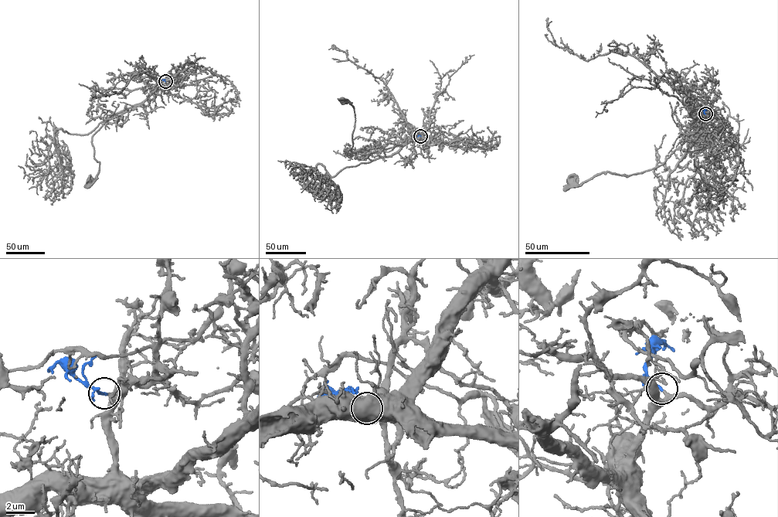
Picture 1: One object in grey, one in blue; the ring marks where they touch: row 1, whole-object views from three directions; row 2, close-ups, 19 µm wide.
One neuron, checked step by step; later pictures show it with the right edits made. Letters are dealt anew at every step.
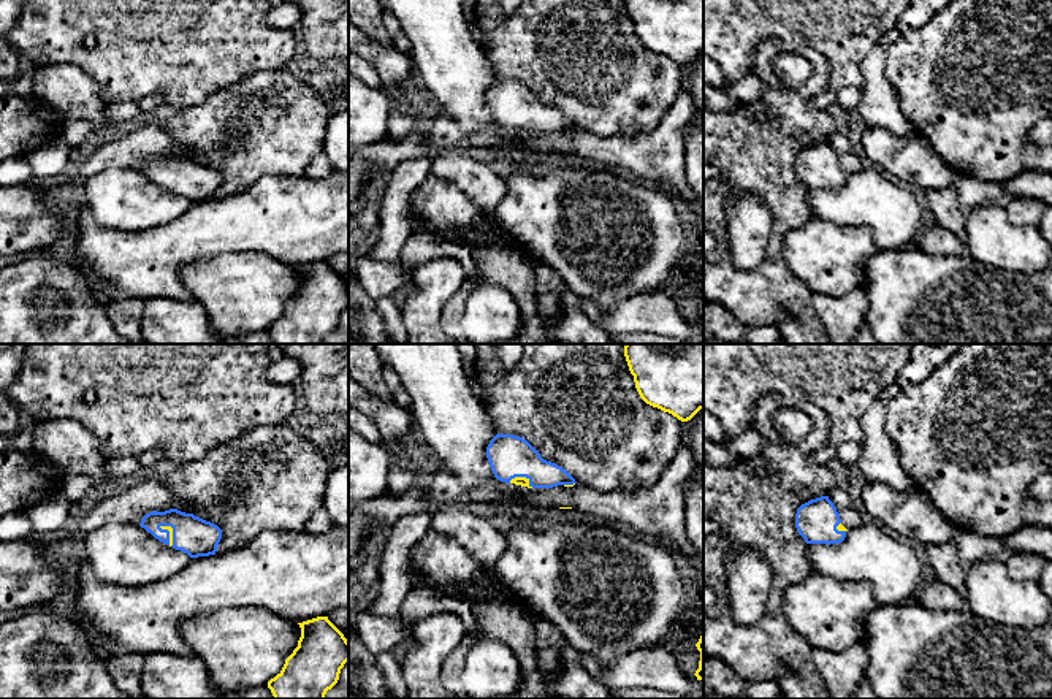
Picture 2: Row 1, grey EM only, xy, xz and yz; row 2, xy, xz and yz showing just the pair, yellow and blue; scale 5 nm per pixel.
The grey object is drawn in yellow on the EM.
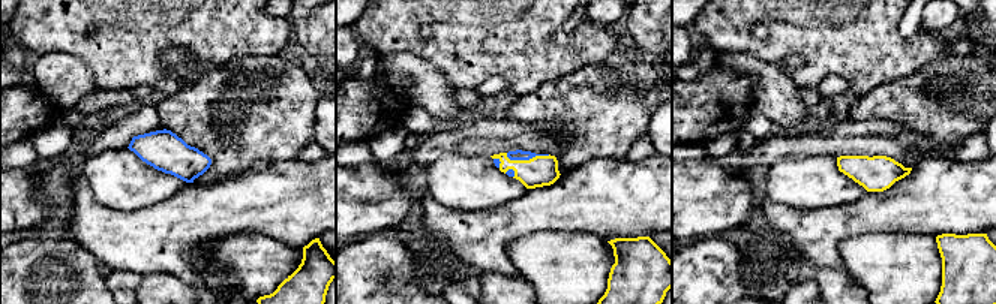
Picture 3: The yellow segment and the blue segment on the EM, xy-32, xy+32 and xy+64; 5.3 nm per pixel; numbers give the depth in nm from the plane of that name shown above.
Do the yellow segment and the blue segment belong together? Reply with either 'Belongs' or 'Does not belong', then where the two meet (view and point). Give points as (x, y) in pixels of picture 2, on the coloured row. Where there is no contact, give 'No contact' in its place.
Belongs. Touches yellow at xy (170, 534)

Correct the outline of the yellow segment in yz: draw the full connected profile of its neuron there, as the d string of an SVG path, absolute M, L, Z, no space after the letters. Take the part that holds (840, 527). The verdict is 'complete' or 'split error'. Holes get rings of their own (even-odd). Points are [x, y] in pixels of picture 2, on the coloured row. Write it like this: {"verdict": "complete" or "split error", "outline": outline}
{"verdict": "split error", "outline": "M829 496L802 504L795 514L795 528L806 544L840 544L846 537L837 507Z"}

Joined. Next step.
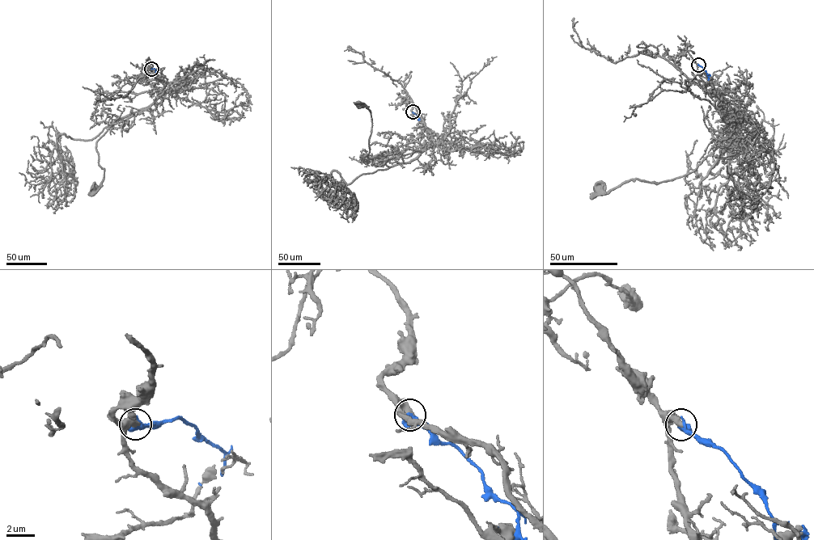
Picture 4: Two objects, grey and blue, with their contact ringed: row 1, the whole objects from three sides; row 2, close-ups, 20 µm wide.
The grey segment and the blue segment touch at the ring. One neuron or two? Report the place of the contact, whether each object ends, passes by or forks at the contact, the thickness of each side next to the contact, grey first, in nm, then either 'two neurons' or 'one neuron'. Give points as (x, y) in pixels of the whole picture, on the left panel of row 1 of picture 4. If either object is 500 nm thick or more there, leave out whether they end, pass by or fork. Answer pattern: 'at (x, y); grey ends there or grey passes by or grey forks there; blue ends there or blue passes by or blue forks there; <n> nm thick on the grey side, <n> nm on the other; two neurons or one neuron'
at (151, 69); 500 nm thick on the grey side, 550 nm on the other; two neurons

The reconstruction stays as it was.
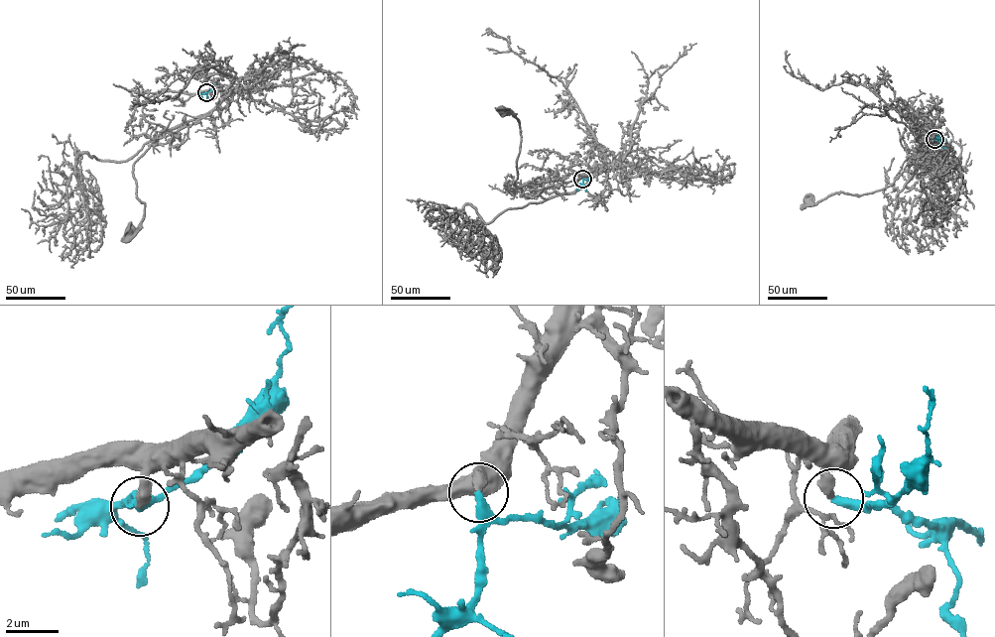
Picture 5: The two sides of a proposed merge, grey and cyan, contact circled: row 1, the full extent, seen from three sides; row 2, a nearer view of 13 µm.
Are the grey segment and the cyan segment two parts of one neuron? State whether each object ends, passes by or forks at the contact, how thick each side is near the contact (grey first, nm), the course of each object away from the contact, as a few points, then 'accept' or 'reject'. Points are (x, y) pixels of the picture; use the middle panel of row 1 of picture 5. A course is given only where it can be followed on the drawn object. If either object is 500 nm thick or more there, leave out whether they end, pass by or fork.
grey ends there; cyan ends there; 420 nm thick on the grey side, 360 nm on the other; grey runs (583, 179), (589, 168), (596, 171), (573, 191), (546, 198), (515, 185), (520, 127), (503, 111); cyan runs (583, 179), (586, 191); accept

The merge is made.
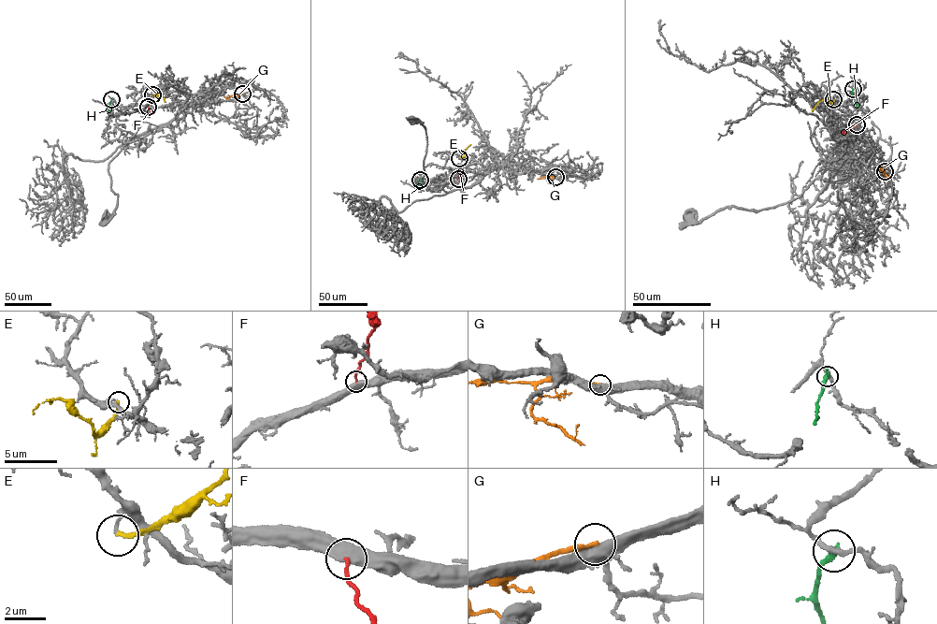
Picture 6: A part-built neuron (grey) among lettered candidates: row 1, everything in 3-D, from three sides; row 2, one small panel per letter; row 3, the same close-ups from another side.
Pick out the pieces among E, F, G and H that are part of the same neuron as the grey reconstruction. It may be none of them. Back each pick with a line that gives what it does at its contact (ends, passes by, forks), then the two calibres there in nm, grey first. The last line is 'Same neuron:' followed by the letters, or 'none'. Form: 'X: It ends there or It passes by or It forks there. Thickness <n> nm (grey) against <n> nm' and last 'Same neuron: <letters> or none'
Same neuron: none

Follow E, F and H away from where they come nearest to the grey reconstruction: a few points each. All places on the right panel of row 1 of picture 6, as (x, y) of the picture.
E: (834, 99), (830, 104), (825, 98), (821, 99), (812, 110)
F: (857, 124), (842, 132)
H: (853, 89), (856, 107)

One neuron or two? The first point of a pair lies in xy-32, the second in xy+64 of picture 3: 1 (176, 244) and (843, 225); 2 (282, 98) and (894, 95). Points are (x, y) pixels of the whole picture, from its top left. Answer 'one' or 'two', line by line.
1: one
2: one

